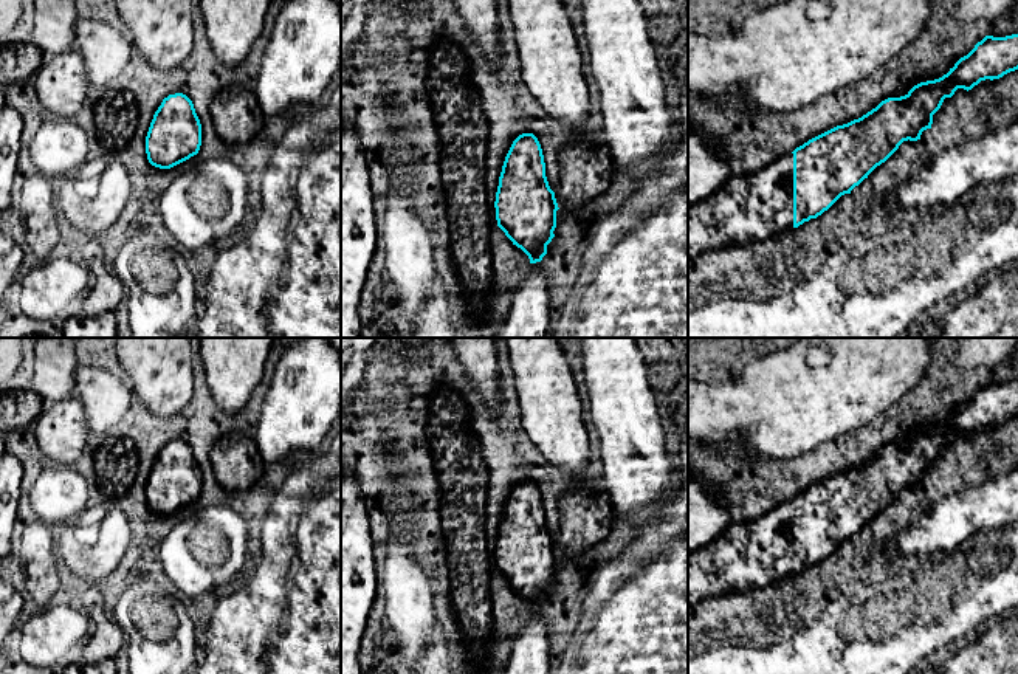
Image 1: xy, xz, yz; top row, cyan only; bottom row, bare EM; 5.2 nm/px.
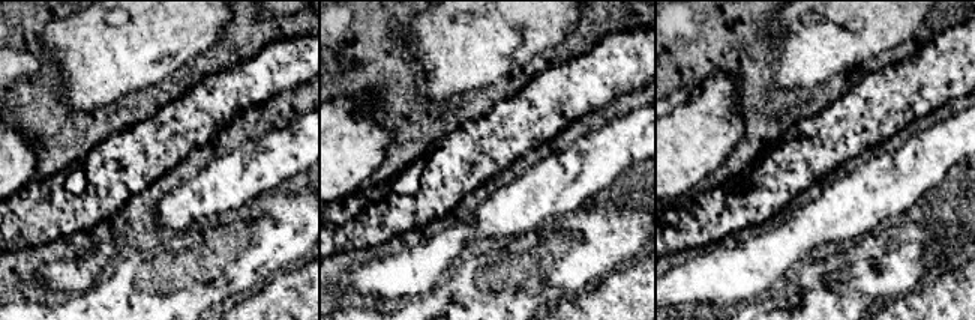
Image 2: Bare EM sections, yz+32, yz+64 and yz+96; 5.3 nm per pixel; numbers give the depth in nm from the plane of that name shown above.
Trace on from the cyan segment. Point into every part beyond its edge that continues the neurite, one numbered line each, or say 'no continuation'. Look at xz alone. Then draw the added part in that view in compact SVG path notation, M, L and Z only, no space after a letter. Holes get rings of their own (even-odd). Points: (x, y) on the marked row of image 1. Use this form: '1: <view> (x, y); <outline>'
no continuation

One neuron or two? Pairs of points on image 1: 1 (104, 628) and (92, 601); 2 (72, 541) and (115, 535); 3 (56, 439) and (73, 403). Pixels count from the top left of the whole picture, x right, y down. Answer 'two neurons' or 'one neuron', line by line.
1: one neuron
2: one neuron
3: one neuron

